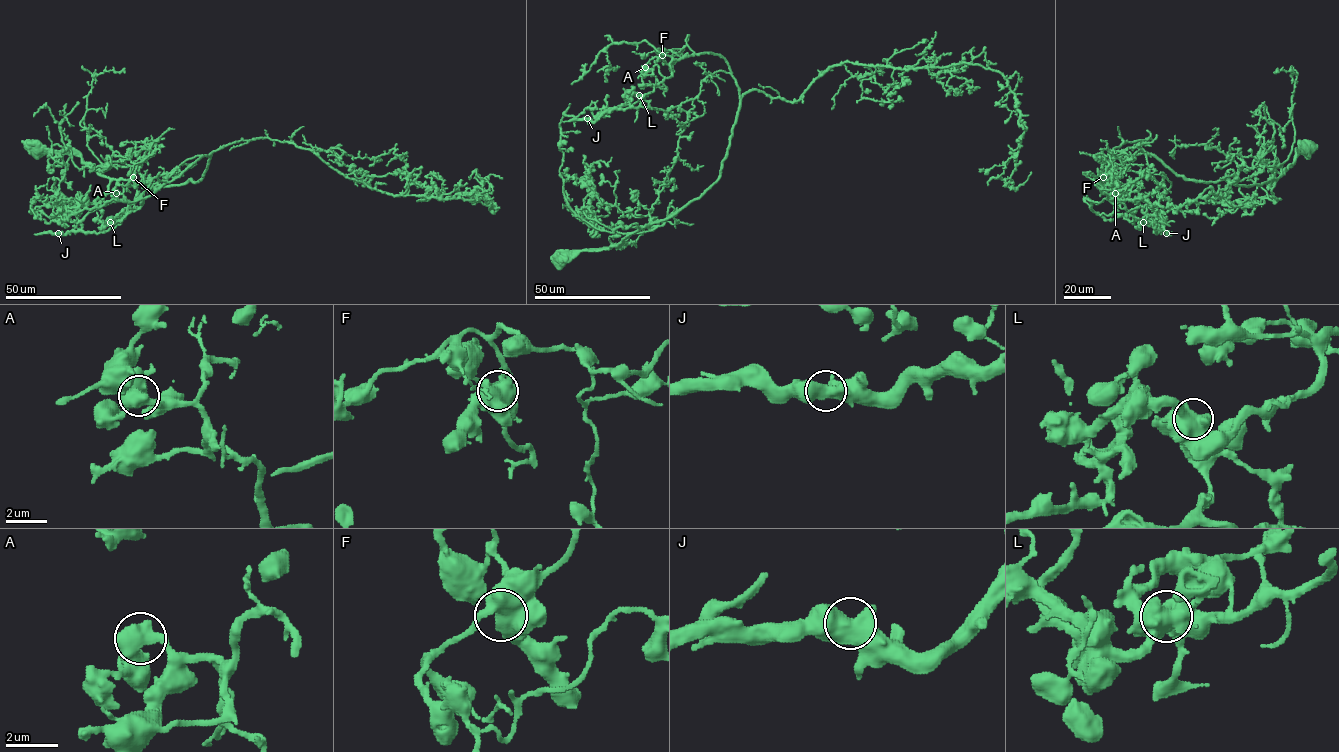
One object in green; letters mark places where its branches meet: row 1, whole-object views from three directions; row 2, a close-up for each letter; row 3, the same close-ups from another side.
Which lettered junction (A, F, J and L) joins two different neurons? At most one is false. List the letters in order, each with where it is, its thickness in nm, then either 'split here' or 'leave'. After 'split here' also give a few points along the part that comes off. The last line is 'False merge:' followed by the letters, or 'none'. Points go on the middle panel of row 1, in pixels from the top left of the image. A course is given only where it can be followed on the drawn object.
A: place (645, 67); calibre 700 nm; leave
F: place (662, 55); calibre 700 nm; leave
J: place (587, 118); calibre 700 nm; leave
L: place (639, 95); calibre 750 nm; split here; course (639, 95), (642, 97), (636, 107), (610, 110), (624, 106), (626, 97), (630, 97), (628, 100), (631, 102)
False merge: L

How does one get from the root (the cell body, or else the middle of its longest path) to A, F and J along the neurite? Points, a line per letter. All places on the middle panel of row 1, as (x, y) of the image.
A: (566, 258), (668, 219), (720, 175), (740, 104), (728, 62), (684, 55), (668, 78), (645, 67)
F: (566, 258), (668, 219), (720, 175), (740, 104), (728, 64), (695, 53), (688, 35), (679, 52), (662, 55)
J: (566, 258), (609, 249), (638, 229), (601, 231), (568, 204), (559, 123), (564, 113), (610, 110), (587, 118)

